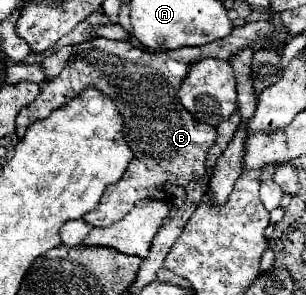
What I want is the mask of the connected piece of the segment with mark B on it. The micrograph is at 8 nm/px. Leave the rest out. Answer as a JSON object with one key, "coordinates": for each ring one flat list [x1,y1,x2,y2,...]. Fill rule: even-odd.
{"coordinates":[[256,21,246,23,242,27,236,27,228,37,208,43,204,47,184,47,174,51,146,51,136,49,128,41,110,41,104,37,94,37,88,41,82,41,74,47,74,55,70,63,64,67,56,79,50,79,44,83,40,95,20,111,18,115,18,129,16,133,22,137,32,121,48,117,54,109,62,107,66,101,78,97,86,87,96,87,104,95,114,97,118,111,124,115,124,135,130,145,130,149,136,153,136,157,130,161,126,179,116,181,110,185,98,207,84,215,84,221,88,221,94,227,108,227,116,223,116,219,122,219,138,201,142,199,164,199,170,201,170,187,176,185,188,185,194,179,200,179,204,175,204,161,208,155,208,149,216,141,216,129,206,123,198,123,180,103,178,89,182,79,186,77,190,69,190,59,200,61,204,57,216,57,228,61,244,47,260,49,260,39,272,39,272,45,284,47,290,33,288,29,278,21],[276,29,276,39,272,39,272,31]]}

